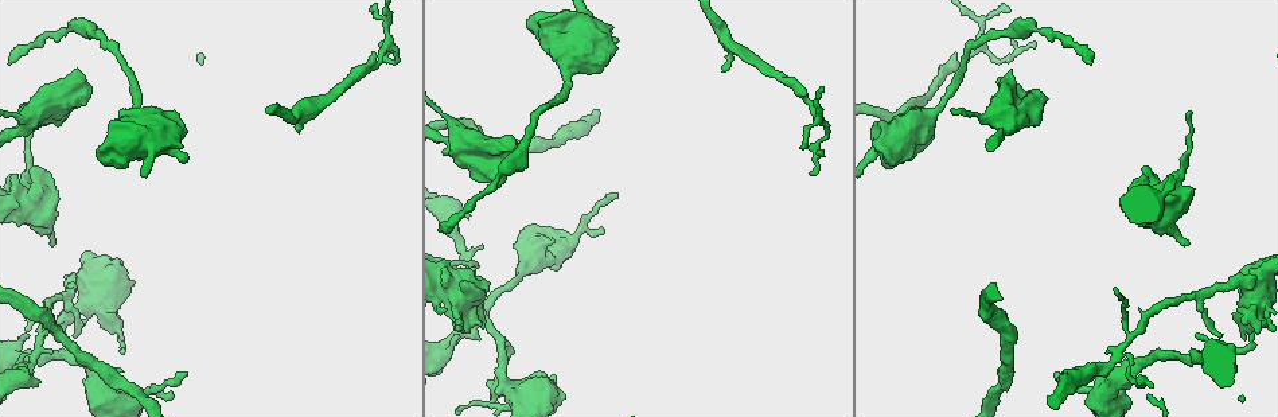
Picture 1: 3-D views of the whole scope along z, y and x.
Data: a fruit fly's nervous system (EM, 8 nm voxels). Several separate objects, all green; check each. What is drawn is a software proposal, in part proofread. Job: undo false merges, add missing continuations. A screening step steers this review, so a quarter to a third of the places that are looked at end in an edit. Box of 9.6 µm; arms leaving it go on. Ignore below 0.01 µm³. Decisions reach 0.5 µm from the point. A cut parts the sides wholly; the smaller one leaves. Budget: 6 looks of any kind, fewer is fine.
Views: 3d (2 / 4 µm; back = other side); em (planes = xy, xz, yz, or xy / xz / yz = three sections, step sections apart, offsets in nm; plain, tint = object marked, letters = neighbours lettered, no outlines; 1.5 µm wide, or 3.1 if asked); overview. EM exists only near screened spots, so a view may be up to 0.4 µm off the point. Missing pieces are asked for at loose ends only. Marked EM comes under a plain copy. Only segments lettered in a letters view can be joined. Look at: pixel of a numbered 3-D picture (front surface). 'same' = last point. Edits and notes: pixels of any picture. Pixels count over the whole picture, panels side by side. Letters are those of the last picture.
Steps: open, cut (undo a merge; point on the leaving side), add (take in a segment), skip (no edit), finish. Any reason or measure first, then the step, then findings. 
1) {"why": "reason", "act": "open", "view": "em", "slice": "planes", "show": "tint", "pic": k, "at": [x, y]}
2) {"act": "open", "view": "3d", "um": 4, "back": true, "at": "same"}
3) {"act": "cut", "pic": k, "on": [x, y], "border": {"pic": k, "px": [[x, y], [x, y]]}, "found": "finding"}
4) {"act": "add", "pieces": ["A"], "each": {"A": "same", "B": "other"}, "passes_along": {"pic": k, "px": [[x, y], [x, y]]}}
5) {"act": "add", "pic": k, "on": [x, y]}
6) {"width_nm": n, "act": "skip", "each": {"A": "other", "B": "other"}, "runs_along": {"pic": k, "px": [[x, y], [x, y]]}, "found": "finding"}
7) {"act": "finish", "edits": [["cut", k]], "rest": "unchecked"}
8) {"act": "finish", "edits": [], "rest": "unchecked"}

{"why": "thick end", "act": "open", "view": "em", "slice": "xz", "step": 4, "show": "tint", "pic": 1, "at": [23, 335]}

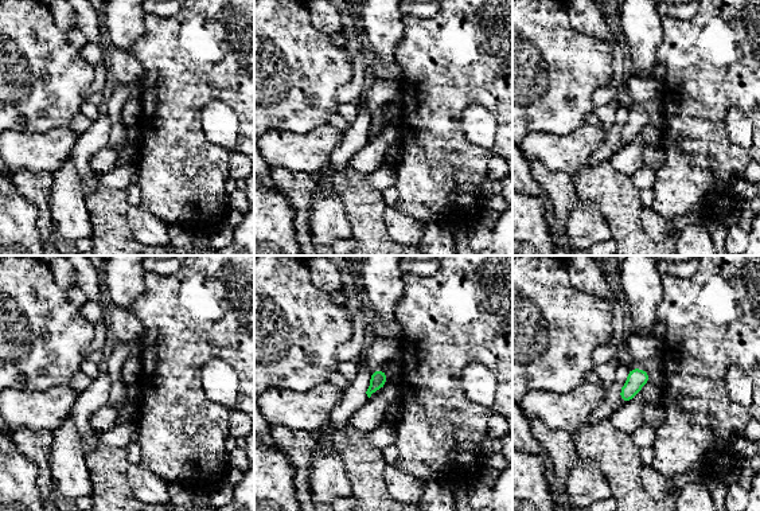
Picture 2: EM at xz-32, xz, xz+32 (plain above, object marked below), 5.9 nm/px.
{"act": "open", "view": "em", "slice": "planes", "show": "letters", "at": "same"}

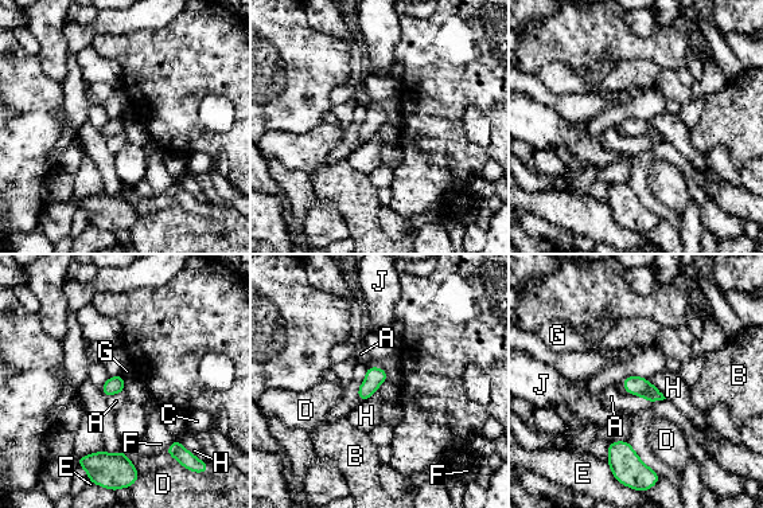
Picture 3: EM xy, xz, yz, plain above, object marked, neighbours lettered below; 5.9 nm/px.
{"act": "skip", "each": {"A": "other", "B": "other", "C": "other", "D": "other", "E": "other", "F": "other", "G": "other", "H": "other", "J": "other"}, "found": "none of them fits"}

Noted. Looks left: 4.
{"why": "free end", "act": "open", "view": "em", "slice": "xz", "step": 8, "show": "letters", "pic": 1, "at": [1237, 352]}

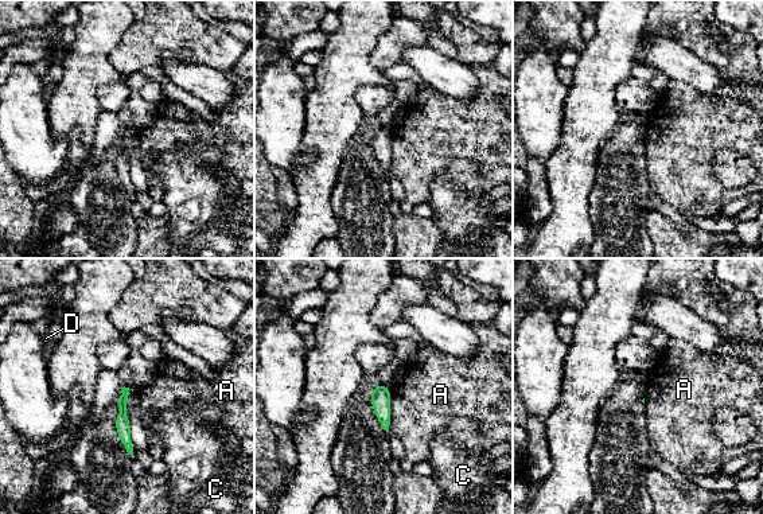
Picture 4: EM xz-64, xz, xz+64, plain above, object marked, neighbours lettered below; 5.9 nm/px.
{"act": "skip", "each": {"A": "other", "C": "other", "D": "other"}, "runs_along": {"pic": 4, "px": [[125, 390], [123, 431], [128, 446]]}, "found": "no lettered segment goes on from it"}

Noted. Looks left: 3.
{"why": "branch point", "act": "open", "view": "3d", "um": 4, "pic": 1, "at": [463, 257]}

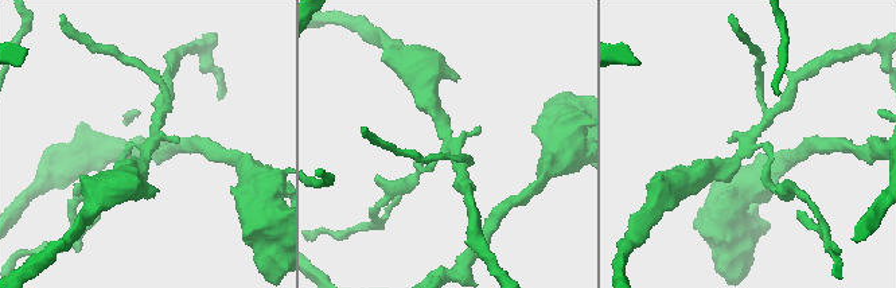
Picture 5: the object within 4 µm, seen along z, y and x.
{"arms": 3, "why": "shape alone is not enough", "act": "open", "view": "em", "slice": "planes", "show": "tint", "pic": 5, "at": [452, 145]}

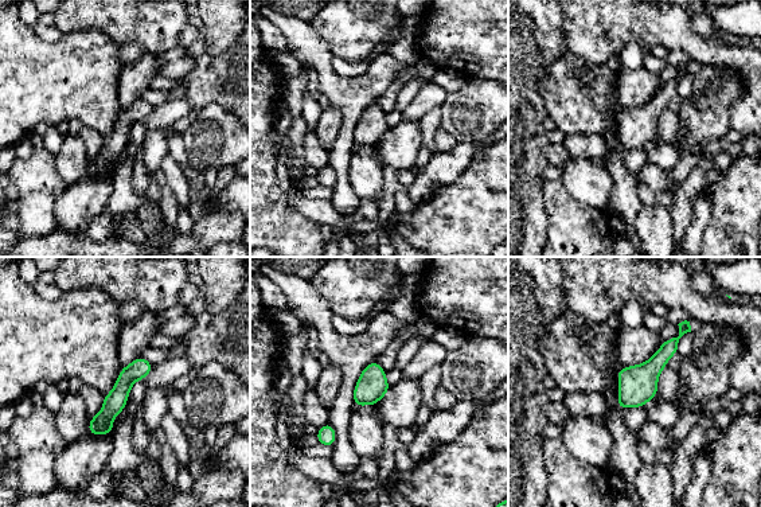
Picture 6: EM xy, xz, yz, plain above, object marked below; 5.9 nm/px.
{"act": "open", "view": "em", "slice": "planes", "show": "letters", "at": "same"}

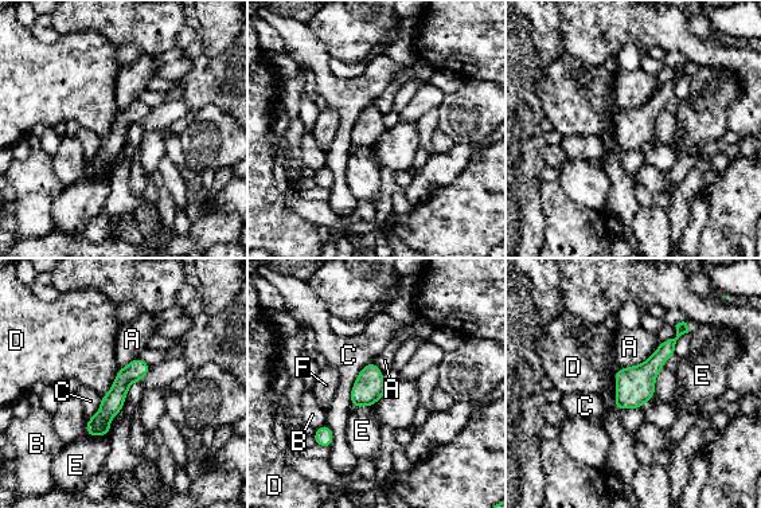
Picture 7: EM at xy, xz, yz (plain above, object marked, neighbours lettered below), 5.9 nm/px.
{"width_nm": 130, "act": "skip", "each": {"A": "other", "B": "other", "C": "other", "D": "other", "E": "other", "F": "other"}, "runs_along": {"pic": 7, "px": [[683, 325], [620, 406]]}, "found": "one neuron here"}

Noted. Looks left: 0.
{"act": "finish", "edits": [], "rest": "unchecked"}

